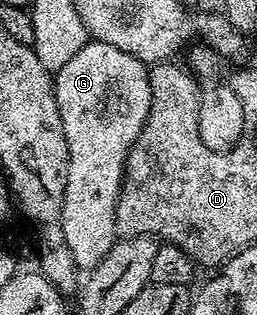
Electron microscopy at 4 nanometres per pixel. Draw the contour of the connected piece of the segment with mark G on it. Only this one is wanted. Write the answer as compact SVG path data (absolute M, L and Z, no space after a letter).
M90 40L53 75L53 79L56 108L68 140L68 184L64 188L62 205L64 240L68 240L79 271L86 272L108 256L116 241L116 204L122 191L122 175L126 173L126 157L136 140L142 137L152 104L150 72L147 63L136 56L120 52L120 48L112 48L112 44Z

